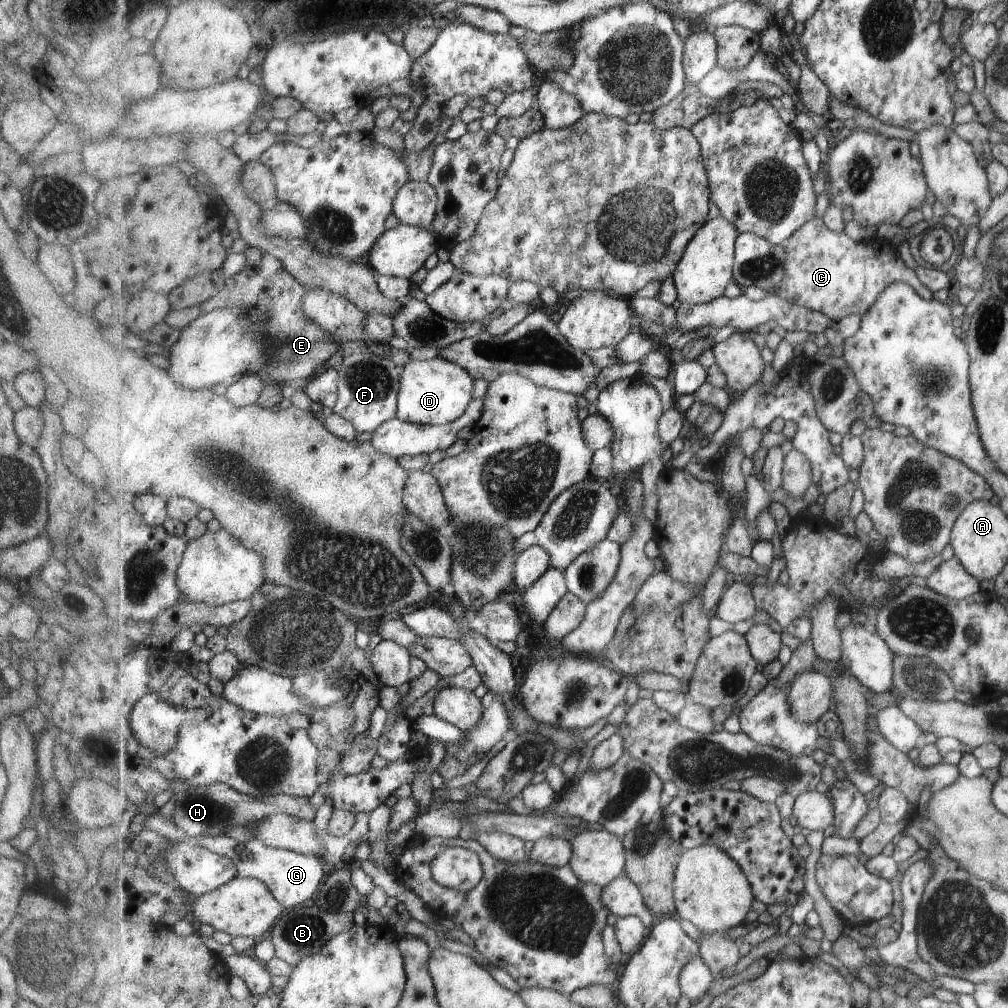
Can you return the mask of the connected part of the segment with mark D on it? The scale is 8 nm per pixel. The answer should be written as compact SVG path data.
M409 360L400 381L397 417L414 424L449 425L461 419L473 401L475 377L467 368L451 360Z

